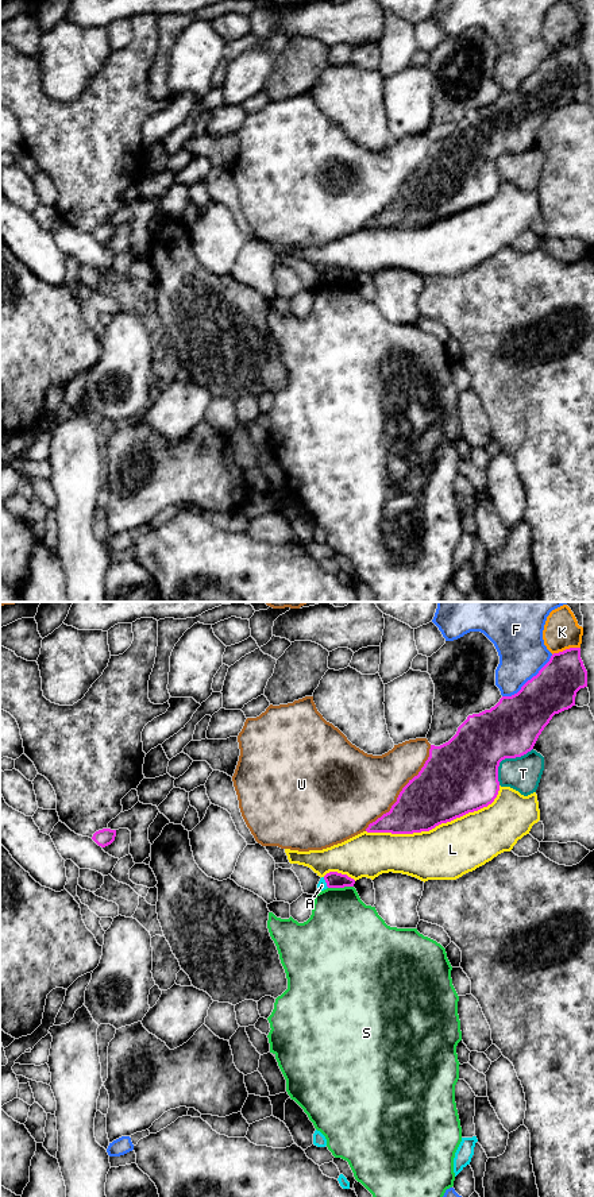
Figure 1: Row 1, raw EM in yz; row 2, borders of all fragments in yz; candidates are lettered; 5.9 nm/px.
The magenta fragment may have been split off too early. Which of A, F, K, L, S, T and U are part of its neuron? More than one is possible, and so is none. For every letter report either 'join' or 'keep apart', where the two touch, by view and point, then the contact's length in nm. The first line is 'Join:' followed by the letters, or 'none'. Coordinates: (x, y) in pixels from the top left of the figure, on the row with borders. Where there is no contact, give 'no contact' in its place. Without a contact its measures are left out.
Join: none
A: keep apart; meets magenta in yz at (326, 881); contact 70 nm long
F: keep apart; meets magenta in yz at (528, 680); contact 400 nm long
K: keep apart; meets magenta in yz at (566, 649); contact 180 nm long
L: keep apart; meets magenta in yz at (436, 825); contact 850 nm long
S: keep apart; meets magenta in yz at (340, 887); contact 150 nm long
T: keep apart; meets magenta in yz at (505, 757); contact 300 nm long
U: keep apart; meets magenta in yz at (401, 791); contact 650 nm long

